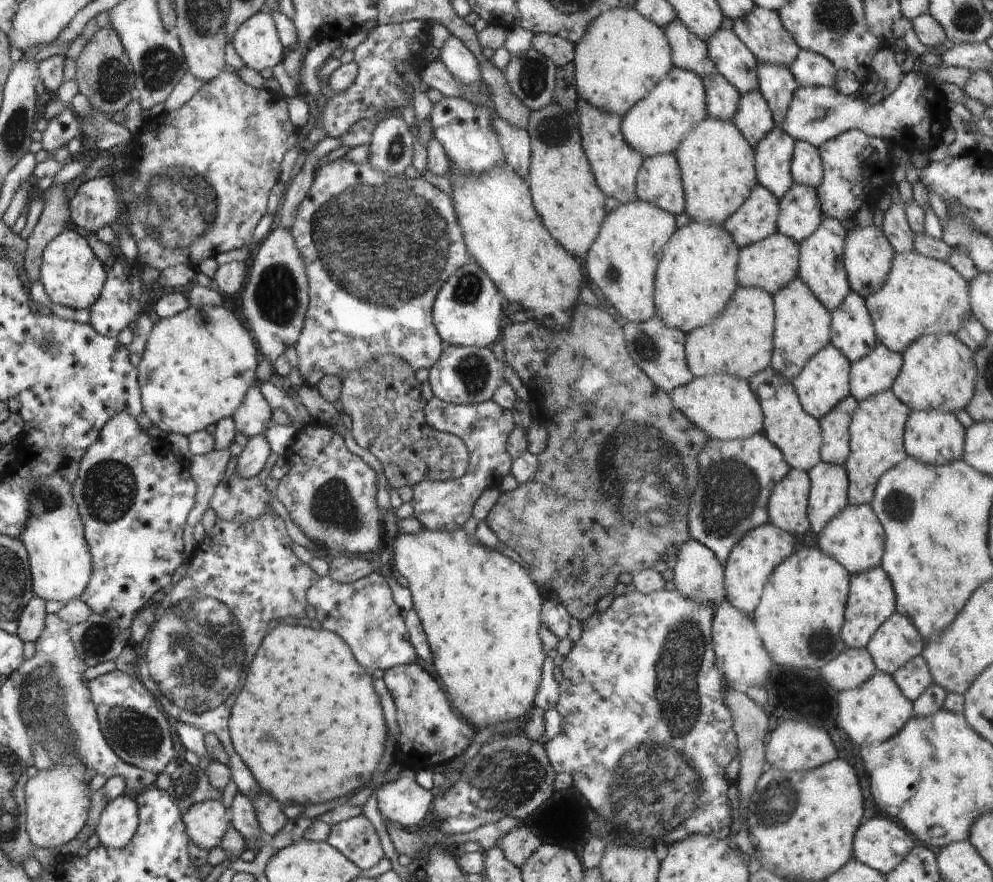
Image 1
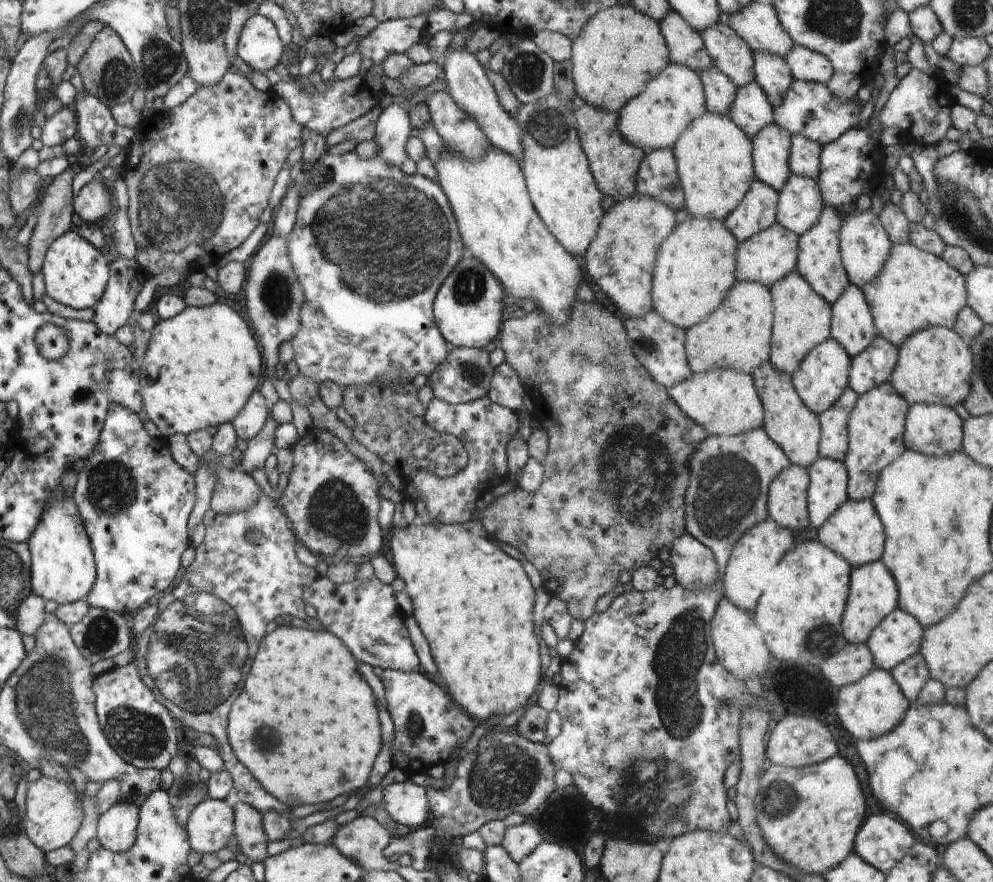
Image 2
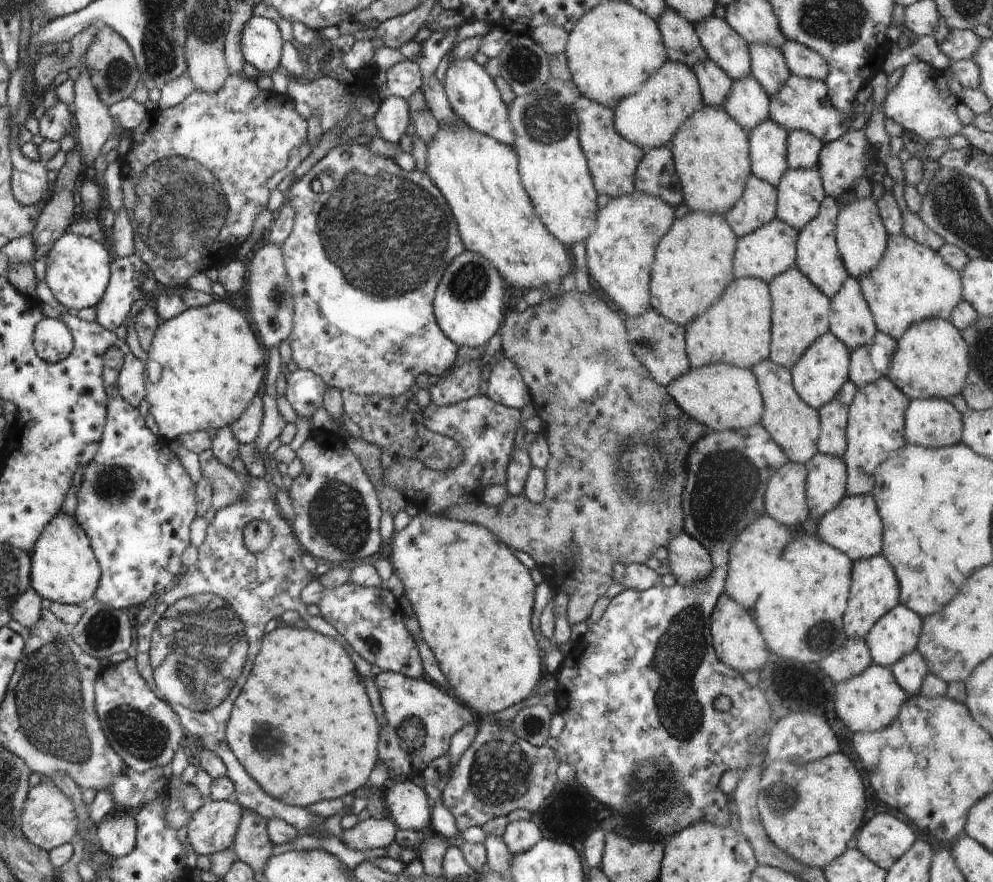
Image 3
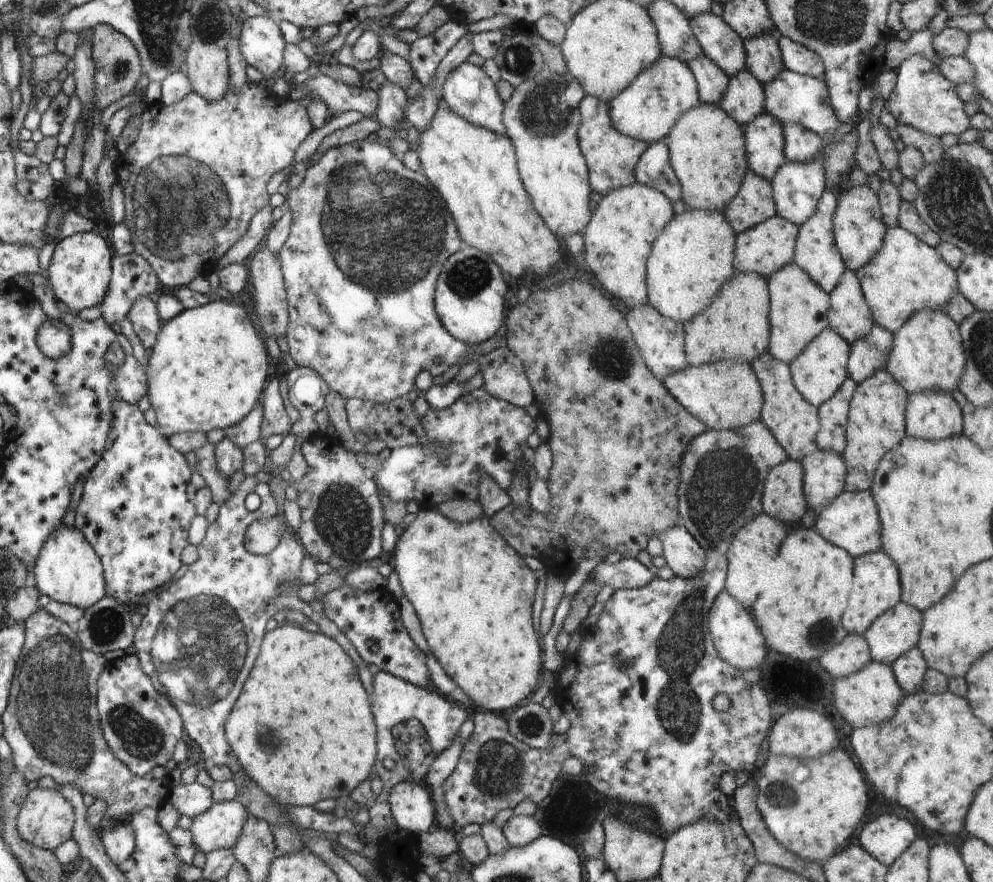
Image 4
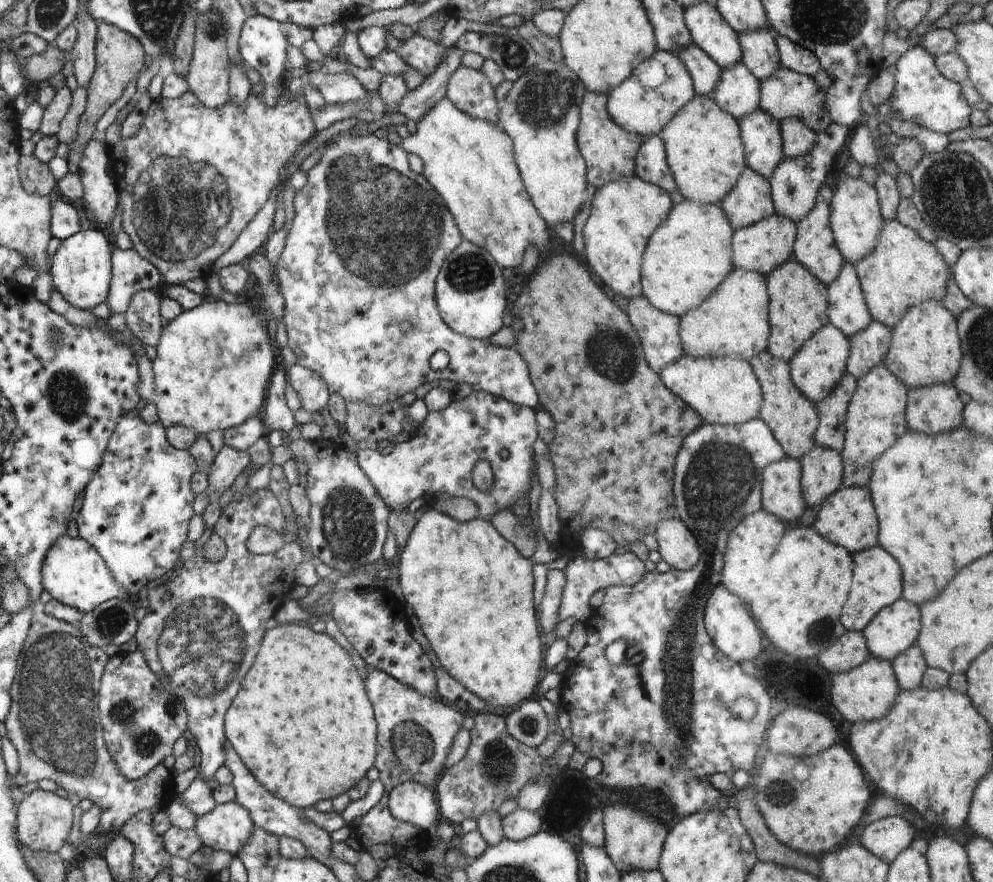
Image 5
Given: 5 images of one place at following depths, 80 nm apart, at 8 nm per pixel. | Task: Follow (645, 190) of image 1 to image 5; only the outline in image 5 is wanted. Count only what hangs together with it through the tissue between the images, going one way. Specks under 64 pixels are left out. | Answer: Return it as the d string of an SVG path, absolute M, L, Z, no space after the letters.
M659 135L644 139L635 158L635 176L663 188L666 192L677 190L674 175L667 163L664 142Z

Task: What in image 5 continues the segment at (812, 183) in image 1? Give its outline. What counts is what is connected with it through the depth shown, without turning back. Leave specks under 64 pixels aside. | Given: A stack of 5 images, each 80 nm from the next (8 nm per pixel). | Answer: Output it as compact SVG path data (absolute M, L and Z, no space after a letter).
M787 118L780 123L784 158L810 153L815 145L816 133L799 118Z

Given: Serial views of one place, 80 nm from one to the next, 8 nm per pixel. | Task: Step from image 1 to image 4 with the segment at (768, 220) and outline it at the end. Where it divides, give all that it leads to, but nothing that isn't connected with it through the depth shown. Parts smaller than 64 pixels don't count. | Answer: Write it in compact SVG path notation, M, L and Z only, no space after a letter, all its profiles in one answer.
M748 170L739 191L723 214L736 234L776 216L777 208L771 182Z

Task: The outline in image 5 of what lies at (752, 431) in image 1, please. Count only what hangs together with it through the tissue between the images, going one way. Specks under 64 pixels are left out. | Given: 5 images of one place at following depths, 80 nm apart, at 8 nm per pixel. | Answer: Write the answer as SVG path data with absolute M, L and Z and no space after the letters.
M682 355L659 375L668 390L683 398L706 425L742 424L760 418L763 399L760 383L749 361L738 356L693 359Z

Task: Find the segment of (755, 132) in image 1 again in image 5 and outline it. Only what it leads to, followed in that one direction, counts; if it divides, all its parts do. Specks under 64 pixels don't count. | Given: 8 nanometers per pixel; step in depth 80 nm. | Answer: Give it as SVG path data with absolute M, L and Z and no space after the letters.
M740 62L736 66L722 69L721 81L712 98L738 122L760 108L759 82L746 65Z

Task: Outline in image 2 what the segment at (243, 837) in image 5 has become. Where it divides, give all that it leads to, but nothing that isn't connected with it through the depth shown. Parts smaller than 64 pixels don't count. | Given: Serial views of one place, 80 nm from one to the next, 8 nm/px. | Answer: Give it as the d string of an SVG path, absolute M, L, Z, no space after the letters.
M206 798L189 814L184 826L198 854L220 851L233 836L233 808L225 800Z

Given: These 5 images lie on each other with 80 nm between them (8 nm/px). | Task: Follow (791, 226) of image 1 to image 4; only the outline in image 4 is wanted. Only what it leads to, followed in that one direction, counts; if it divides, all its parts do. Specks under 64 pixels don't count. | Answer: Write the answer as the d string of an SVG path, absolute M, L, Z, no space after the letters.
M823 139L821 150L810 161L786 162L777 170L776 176L771 180L771 185L779 217L789 220L799 227L815 213L820 197L826 188L824 185L823 148L831 142L832 140Z

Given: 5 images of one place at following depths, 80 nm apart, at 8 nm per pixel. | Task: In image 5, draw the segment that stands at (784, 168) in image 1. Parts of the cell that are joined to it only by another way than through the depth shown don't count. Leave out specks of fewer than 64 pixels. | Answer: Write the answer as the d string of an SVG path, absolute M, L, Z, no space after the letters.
M761 108L752 111L745 119L738 121L743 140L745 164L767 179L772 176L773 170L780 164L780 161L784 160L780 123L781 121Z

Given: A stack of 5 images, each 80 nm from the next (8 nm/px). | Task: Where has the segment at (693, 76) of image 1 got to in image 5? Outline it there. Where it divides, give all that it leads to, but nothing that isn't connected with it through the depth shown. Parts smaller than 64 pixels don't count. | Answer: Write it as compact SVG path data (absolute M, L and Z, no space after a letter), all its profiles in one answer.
M656 50L653 55L640 63L622 84L608 91L607 109L613 121L625 131L649 139L674 118L697 94L689 70L674 53Z

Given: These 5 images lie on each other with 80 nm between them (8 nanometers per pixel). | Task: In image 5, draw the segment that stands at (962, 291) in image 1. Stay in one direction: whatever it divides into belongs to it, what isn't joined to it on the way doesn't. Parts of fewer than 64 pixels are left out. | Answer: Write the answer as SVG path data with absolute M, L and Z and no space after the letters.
M897 219L883 221L874 250L854 266L871 318L891 329L897 325L897 322L900 322L911 306L930 299L941 303L946 296L947 284L951 278L950 268L934 244L927 243L920 238L919 234L916 234L915 230L900 224Z

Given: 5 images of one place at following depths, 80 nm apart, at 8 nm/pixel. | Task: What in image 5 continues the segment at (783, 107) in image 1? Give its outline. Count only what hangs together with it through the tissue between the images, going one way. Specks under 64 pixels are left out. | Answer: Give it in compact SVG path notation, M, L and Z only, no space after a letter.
M761 27L757 31L738 33L746 68L759 80L767 79L781 66L779 48L772 28Z

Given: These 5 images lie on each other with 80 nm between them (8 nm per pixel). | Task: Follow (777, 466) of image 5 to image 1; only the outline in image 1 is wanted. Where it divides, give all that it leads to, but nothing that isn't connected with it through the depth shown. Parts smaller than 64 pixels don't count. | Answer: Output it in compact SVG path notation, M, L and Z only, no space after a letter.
M790 469L772 489L767 513L769 522L794 536L811 529L807 504L811 480L807 472Z

